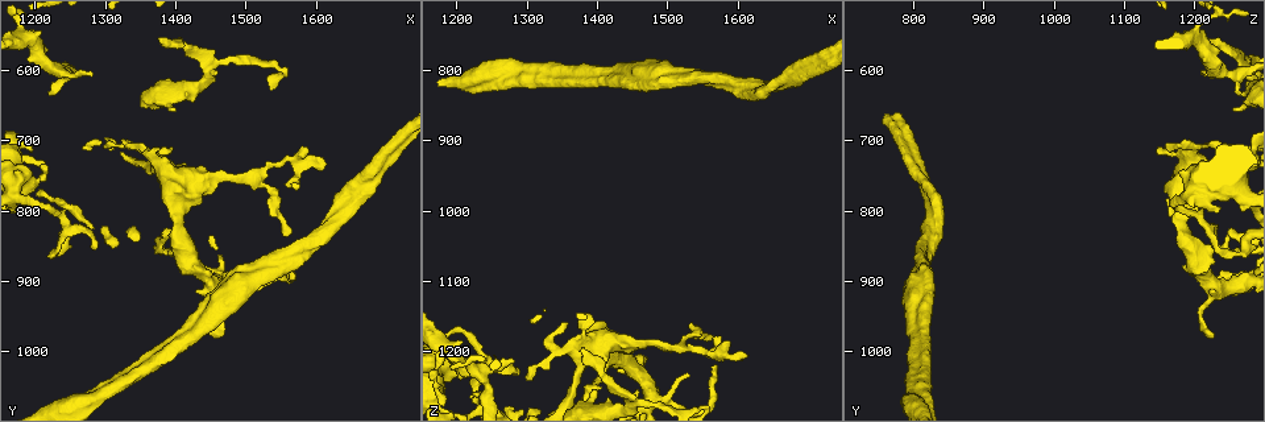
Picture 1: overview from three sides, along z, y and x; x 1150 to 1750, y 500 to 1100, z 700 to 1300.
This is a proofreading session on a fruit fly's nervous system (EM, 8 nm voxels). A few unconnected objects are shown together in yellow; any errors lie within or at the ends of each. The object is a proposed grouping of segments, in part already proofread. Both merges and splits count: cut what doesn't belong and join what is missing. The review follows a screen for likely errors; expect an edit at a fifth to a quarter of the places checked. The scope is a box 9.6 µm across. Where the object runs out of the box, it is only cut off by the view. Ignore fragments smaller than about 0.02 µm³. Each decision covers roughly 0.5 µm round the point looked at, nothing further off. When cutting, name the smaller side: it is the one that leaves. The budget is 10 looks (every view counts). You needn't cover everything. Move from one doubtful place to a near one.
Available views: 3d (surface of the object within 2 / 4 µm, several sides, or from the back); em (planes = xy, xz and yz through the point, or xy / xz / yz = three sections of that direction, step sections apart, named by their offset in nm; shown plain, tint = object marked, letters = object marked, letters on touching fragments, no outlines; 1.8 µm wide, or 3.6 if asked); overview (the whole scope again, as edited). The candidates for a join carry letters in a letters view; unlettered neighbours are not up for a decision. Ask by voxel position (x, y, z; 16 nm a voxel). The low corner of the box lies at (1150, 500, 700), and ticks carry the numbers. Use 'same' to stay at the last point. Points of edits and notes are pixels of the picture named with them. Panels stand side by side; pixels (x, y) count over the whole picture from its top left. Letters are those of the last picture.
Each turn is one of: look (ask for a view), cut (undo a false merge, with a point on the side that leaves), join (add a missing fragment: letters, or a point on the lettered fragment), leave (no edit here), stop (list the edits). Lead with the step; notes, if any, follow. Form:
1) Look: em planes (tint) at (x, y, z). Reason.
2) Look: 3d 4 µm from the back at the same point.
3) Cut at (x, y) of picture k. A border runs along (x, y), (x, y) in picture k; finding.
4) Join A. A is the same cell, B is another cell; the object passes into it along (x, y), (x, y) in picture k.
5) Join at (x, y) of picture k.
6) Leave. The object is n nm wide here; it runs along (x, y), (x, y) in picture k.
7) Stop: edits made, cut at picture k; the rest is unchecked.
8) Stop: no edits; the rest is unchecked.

Look: 3d 4 µm at (1275, 1070, 800). Thick turns thin.

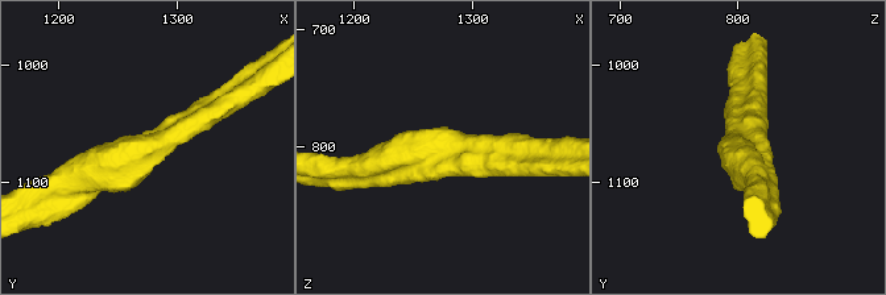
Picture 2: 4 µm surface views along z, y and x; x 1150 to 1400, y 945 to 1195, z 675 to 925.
Look: em 3.6 µm planes (tint) at (1274, 1072, 800). The arms are 300, 480 nm wide.

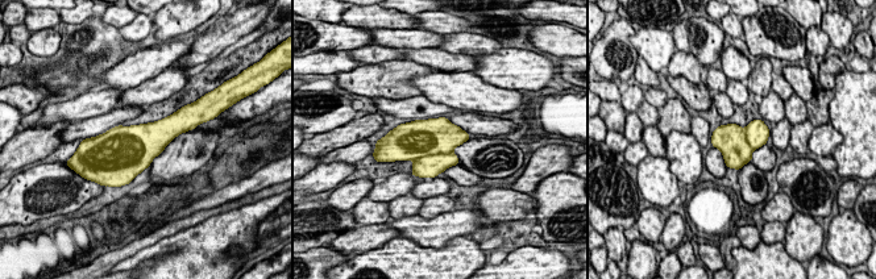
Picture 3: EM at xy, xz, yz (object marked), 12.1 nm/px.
Look: em 3.6 µm planes (letters) at the same point.

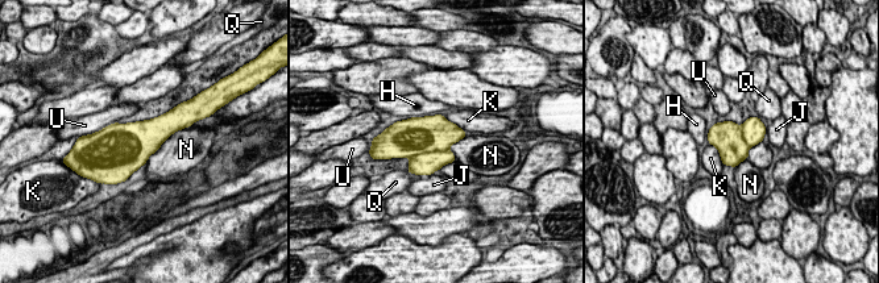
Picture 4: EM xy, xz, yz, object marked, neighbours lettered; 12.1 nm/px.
Cut at (426, 163) of picture 4. The longest contact is with N, 650 nm; H, J, K, N, Q and U are other cells; a border runs along (448, 149), (410, 157) in picture 4; two neurons meet here.

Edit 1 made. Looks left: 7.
Look: 3d 4 µm at (1480, 905, 1260). Thick turns thin.

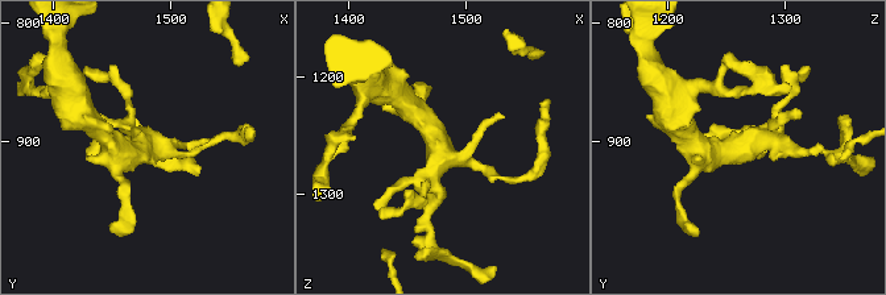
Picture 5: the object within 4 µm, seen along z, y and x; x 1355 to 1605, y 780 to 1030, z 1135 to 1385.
Look: em planes (tint) at (1480, 906, 1266). Need the tissue.

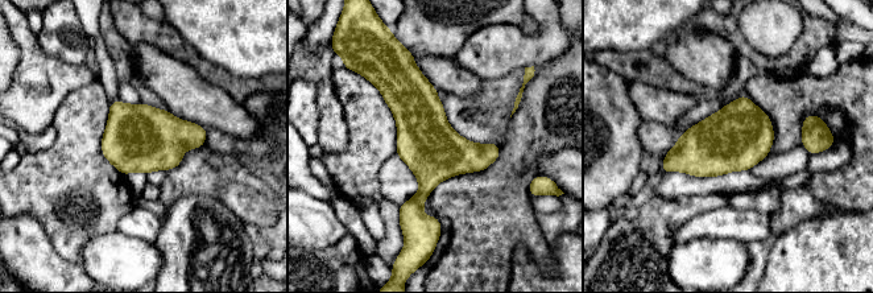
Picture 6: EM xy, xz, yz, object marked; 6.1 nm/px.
Look: em planes (letters) at the same point.

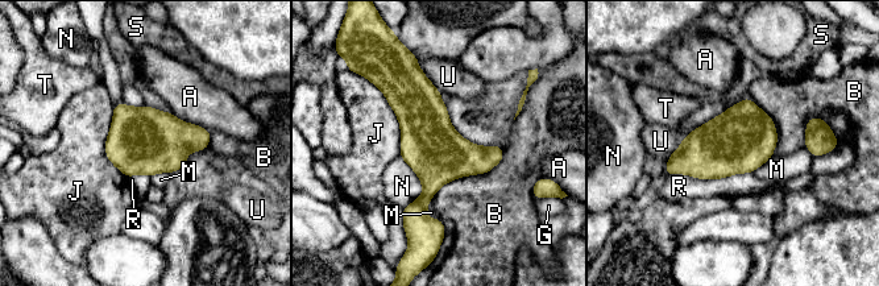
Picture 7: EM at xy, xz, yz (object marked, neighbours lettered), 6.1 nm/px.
Leave. A, B, G, J, M, N, R, S, T and U are other cells; it runs along (415, 73), (428, 141), (422, 216), (432, 227) in picture 7; continuous, no second neuron.

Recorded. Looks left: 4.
Look: em xy step 8 (plain) at (1400, 655, 1255). An open end.

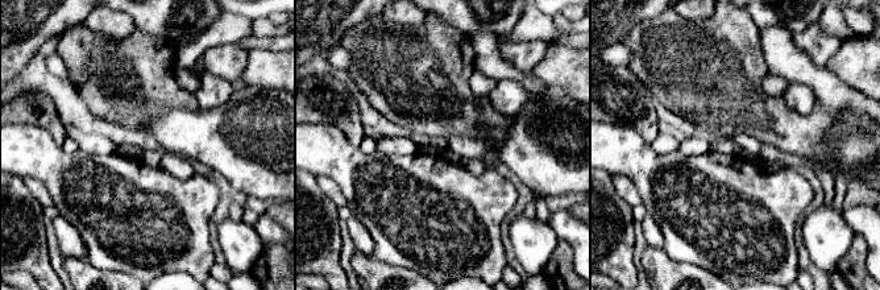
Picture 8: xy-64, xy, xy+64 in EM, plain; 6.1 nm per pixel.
Look: em xy step 8 (letters) at the same point.

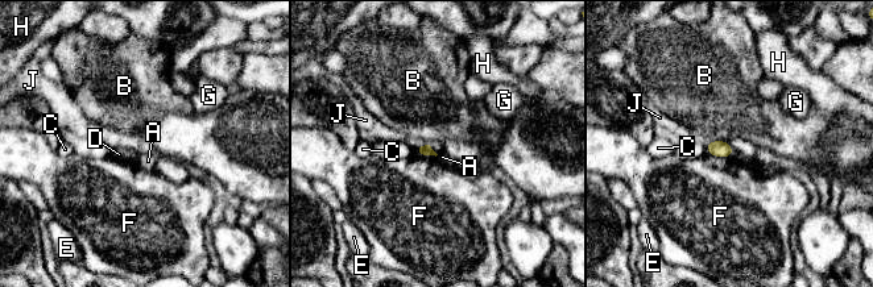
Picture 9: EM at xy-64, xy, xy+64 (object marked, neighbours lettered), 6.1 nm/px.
Leave. A, B, C, D, E, F, G, H and J are other cells; a border runs along (423, 142), (418, 148) in picture 9; none of them fits.

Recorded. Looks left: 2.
Look: em planes (tint) at (1285, 605, 1210). An open end.

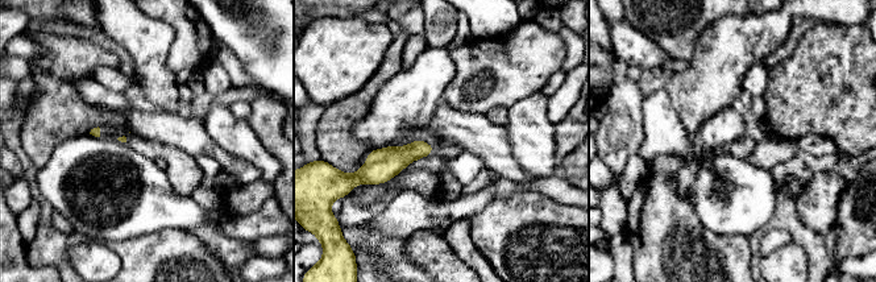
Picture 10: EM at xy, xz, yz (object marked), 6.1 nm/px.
Look: em planes (letters) at the same point. See the neighbours.

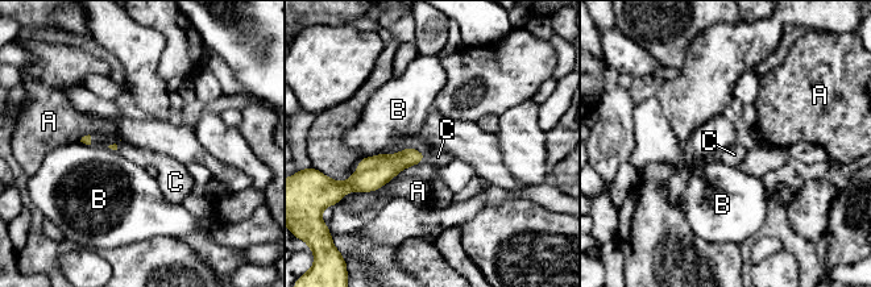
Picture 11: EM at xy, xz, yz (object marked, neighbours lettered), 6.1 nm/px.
Join at (438, 157) of picture 11. C is the same cell, A and B are other cells; the object passes into it along (381, 169), (417, 150), (438, 157) in picture 11; it goes on there.

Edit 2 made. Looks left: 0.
Stop: edits made, cut at picture 4, join at picture 11; the rest is unchecked.

